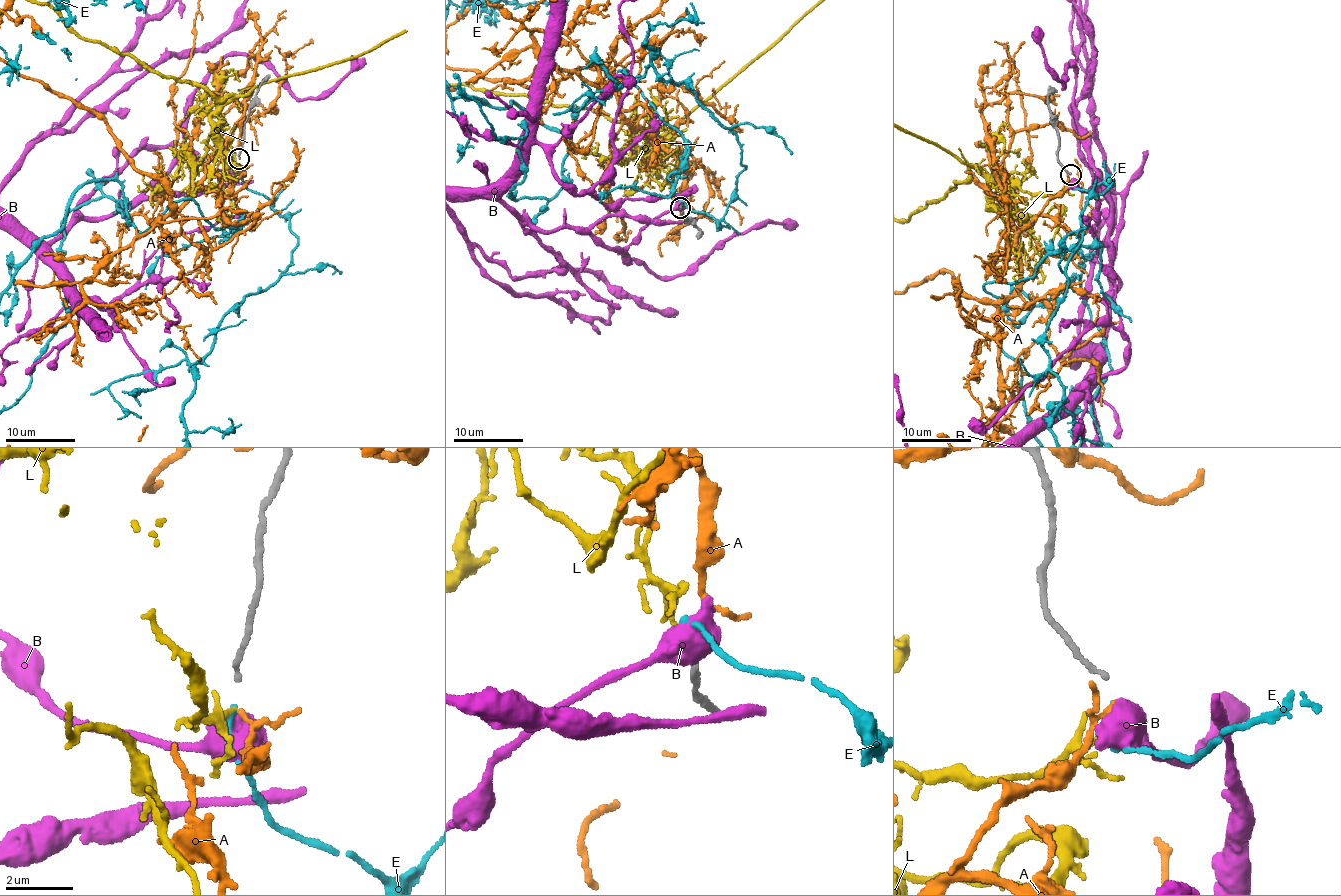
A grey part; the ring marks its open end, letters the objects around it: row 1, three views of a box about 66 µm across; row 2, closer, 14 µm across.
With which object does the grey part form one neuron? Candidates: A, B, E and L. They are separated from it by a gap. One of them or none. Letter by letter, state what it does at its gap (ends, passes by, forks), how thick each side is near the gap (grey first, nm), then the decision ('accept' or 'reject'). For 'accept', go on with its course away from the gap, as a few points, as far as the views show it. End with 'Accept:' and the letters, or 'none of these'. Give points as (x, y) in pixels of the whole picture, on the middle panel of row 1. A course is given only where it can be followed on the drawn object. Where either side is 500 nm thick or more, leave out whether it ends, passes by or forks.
A: it ends; calibres 140 and 120 nm; reject
B: calibres 140 and 750 nm; reject
E: it ends; calibres 140 and 150 nm; accept
L: it ends; calibres 140 and 110 nm; reject
Accept: E

